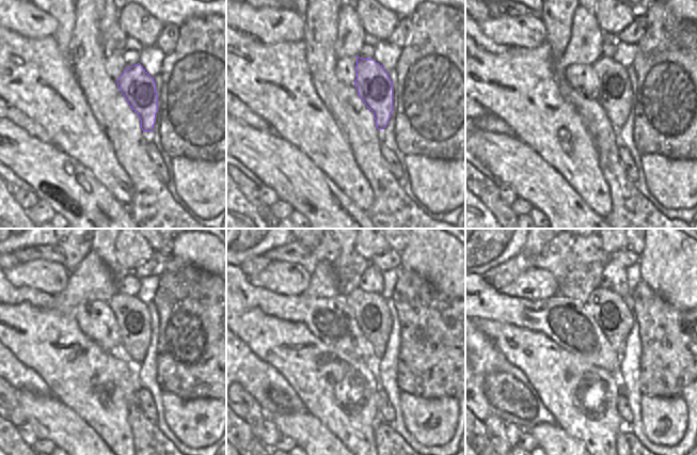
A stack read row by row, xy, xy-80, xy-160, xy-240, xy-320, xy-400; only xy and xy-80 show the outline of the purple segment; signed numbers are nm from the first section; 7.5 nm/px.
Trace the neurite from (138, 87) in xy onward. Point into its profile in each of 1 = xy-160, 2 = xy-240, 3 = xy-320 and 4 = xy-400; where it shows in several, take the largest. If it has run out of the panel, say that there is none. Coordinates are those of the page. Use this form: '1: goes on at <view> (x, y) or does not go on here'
1: goes on at xy-160 (614, 89)
2: goes on at xy-240 (132, 316)
3: goes on at xy-320 (370, 311)
4: goes on at xy-400 (607, 308)

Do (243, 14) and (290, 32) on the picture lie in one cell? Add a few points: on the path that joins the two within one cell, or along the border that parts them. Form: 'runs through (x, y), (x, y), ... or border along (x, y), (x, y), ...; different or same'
runs through (255, 21), (272, 28), (279, 28); same

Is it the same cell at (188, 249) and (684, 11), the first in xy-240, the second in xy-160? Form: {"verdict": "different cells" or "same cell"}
{"verdict": "same cell"}

